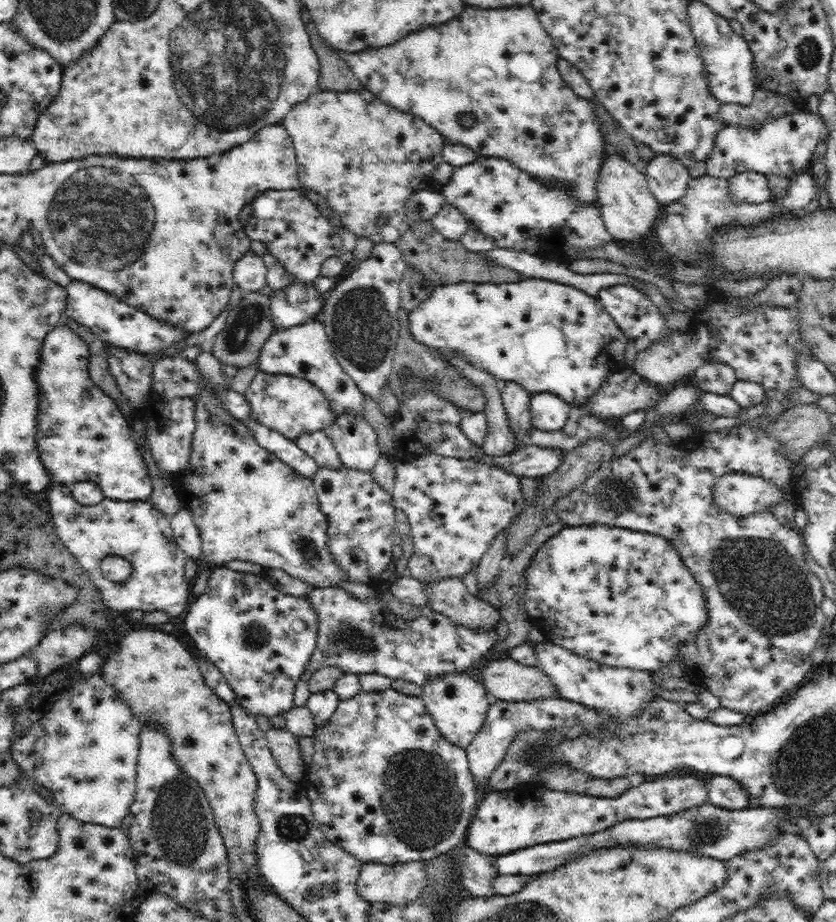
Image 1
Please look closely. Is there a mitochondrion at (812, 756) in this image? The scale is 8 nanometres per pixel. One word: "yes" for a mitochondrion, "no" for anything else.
yes

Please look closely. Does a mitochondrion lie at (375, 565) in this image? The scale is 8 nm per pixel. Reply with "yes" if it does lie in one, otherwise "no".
no

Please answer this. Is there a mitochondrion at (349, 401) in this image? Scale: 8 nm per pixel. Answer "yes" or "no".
no

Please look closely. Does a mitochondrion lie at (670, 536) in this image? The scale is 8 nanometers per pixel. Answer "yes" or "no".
no

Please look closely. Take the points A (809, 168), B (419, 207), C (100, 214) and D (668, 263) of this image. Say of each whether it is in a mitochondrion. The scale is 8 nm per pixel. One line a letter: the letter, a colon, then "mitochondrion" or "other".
A: other
B: mitochondrion
C: mitochondrion
D: other

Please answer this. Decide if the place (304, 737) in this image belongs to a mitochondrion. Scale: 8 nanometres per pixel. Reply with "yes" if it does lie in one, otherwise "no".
no

